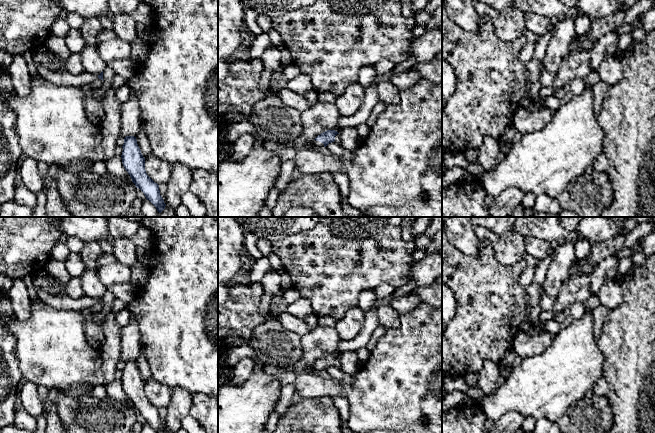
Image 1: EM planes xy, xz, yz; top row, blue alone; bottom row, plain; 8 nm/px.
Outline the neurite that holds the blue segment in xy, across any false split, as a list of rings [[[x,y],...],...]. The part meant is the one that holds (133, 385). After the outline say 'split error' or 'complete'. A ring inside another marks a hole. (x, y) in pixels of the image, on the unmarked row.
[[[126,360],[122,370],[122,387],[136,412],[139,412],[156,433],[165,433],[166,428],[160,419],[159,409],[146,397],[145,382],[137,368],[136,361]]]; complete

